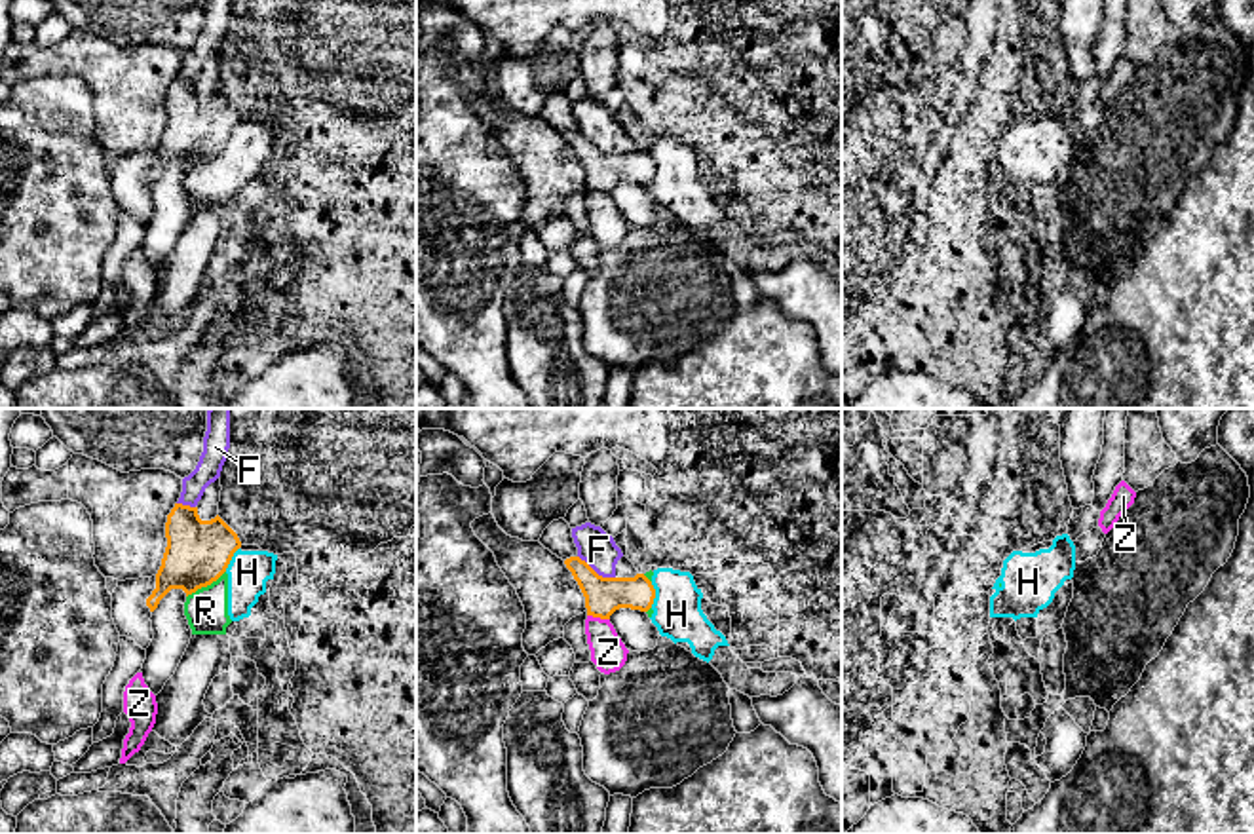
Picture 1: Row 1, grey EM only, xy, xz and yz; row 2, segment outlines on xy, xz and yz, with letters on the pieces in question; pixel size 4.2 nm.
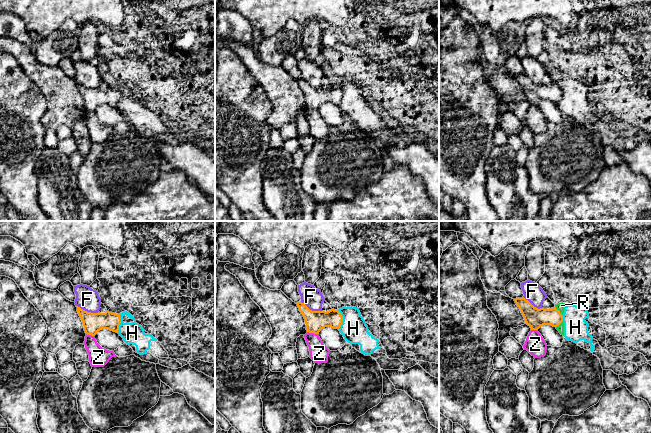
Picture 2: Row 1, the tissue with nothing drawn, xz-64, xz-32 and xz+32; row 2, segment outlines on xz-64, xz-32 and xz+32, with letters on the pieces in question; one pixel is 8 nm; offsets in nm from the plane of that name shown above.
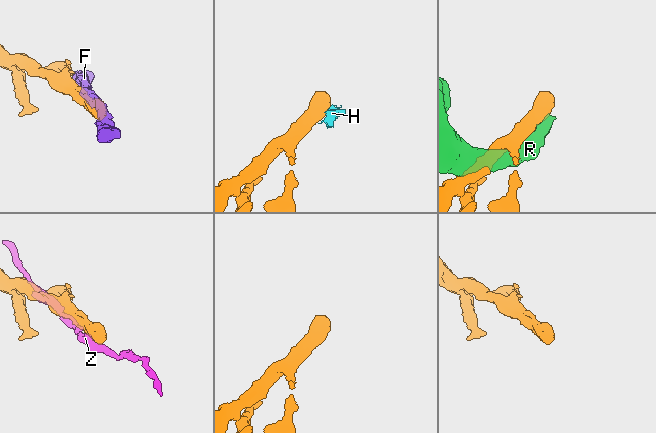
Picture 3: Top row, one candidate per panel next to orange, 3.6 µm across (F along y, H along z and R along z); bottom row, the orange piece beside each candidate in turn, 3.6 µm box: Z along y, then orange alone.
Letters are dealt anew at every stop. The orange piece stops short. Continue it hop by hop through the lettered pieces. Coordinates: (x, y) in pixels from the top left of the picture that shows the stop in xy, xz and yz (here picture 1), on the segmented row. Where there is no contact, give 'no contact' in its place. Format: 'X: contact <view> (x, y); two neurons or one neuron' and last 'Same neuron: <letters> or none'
F: contact xz (595, 572); two neurons
H: contact xz (654, 595); two neurons
R: contact xy (206, 586); two neurons
Z: contact xz (599, 616); two neurons
Same neuron: none

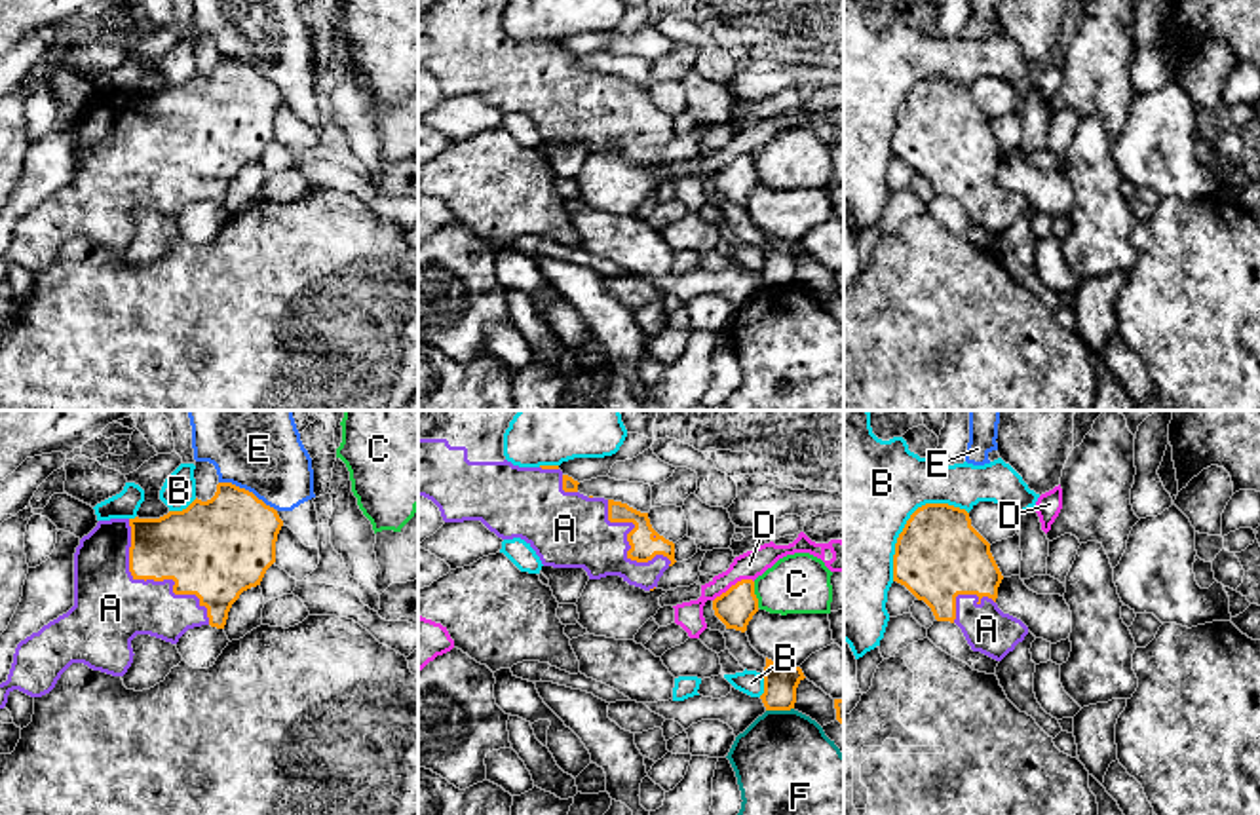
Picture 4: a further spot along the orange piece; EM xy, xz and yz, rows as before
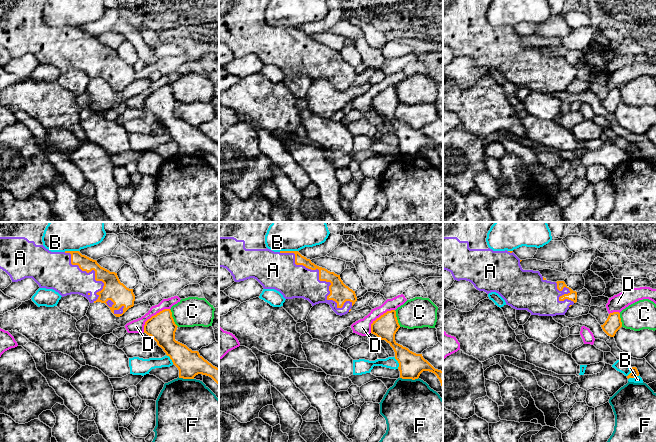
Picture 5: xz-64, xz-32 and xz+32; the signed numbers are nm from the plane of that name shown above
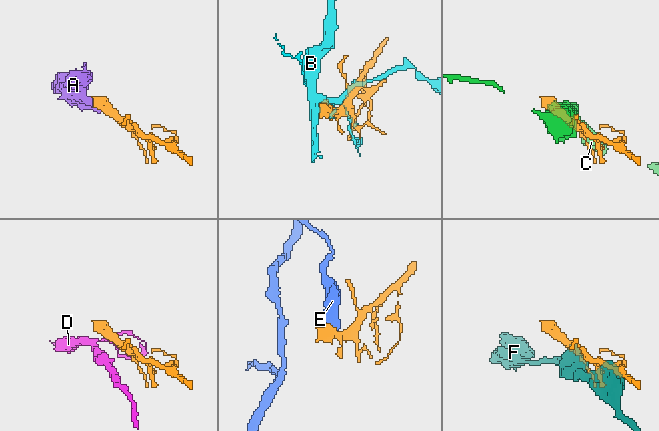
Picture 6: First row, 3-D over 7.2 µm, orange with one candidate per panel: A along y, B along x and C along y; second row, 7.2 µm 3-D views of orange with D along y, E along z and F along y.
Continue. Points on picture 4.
A: contact xy (154, 580); one neuron
B: contact yz (909, 519); two neurons
C: contact xz (755, 595); two neurons
D: contact xz (732, 586); two neurons
E: contact xy (248, 491); two neurons
F: contact xz (780, 709); two neurons
Same neuron: A

